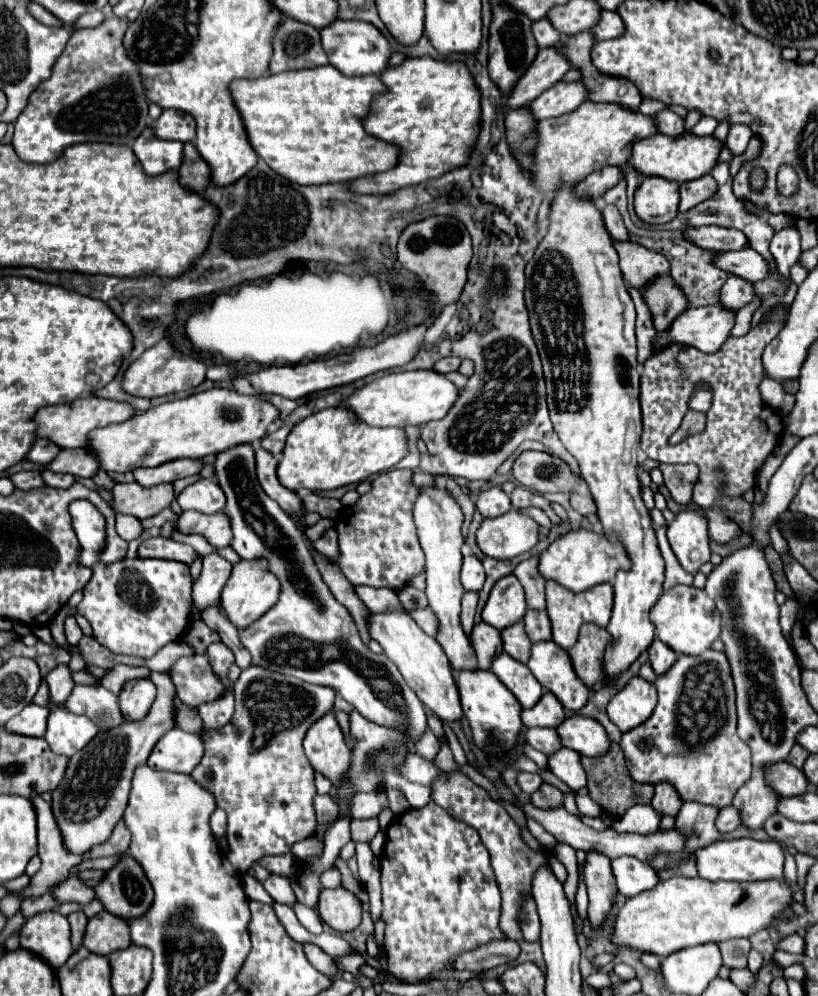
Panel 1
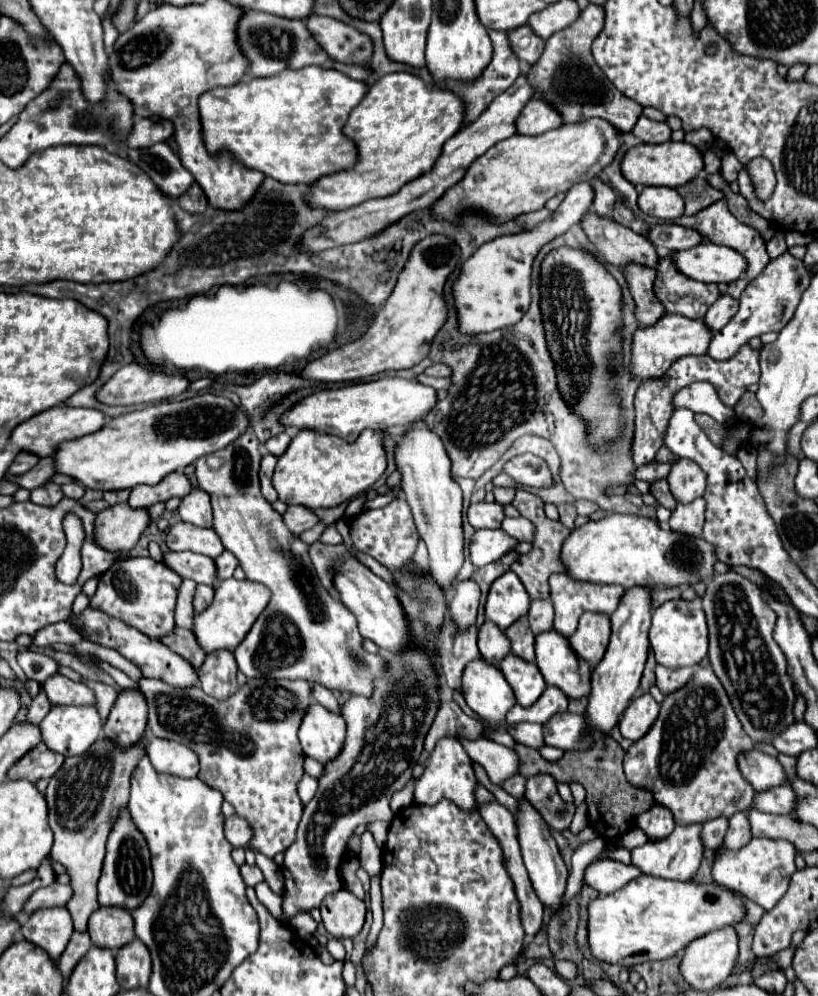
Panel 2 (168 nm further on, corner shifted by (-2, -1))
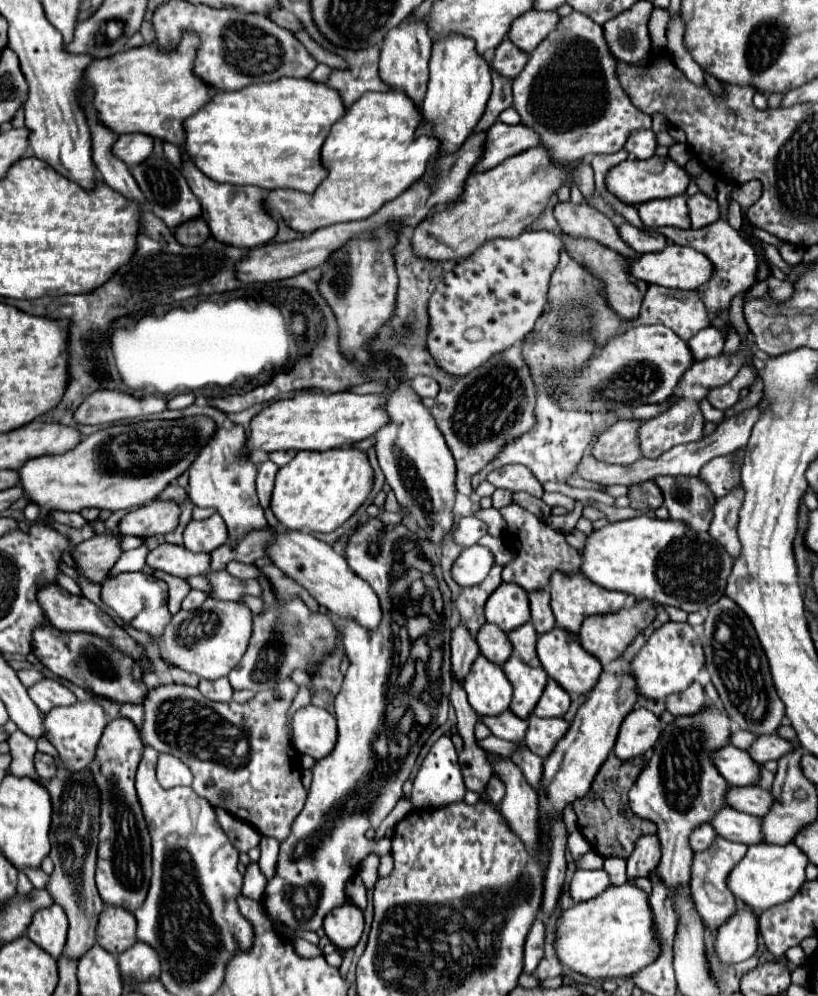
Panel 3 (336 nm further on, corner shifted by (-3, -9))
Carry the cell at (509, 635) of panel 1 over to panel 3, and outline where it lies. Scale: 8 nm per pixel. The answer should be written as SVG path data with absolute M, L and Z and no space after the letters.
M524 623L522 627L510 631L508 637L510 637L512 645L514 645L514 653L516 653L524 663L528 663L528 665L532 665L532 667L540 665L538 655L536 655L536 639L538 639L538 635L536 635L532 623Z

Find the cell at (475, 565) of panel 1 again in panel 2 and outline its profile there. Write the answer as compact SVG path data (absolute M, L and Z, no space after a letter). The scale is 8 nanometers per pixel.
M465 579L455 585L455 593L449 601L449 611L451 611L451 619L461 629L475 623L479 599L481 599L481 589L477 589L477 583L473 579Z

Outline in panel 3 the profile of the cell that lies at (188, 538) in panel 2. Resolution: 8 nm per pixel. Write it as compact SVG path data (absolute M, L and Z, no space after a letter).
M162 543L152 549L146 557L146 571L164 571L178 579L188 579L192 575L206 575L210 569L208 553L192 553L180 545Z

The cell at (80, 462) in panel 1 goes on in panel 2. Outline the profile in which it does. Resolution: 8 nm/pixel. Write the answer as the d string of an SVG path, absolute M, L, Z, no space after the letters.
M45 457L41 459L31 471L27 471L25 475L19 475L19 477L11 477L7 475L7 479L15 481L19 487L25 487L25 489L35 489L35 487L41 487L45 485L47 481L51 481L51 477L57 475L53 473L53 457Z

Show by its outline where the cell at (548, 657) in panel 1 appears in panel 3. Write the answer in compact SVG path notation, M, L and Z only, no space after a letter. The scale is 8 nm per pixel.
M554 627L552 631L540 635L536 649L538 649L538 659L540 659L542 667L546 669L548 677L558 681L570 695L588 693L598 683L598 677L602 675L600 661L592 653L586 653L586 649L582 649L580 637L576 633L570 633L566 629Z

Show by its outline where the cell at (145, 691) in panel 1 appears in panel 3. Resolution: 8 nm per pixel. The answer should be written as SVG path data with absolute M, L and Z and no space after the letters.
M114 719L104 729L104 735L96 749L96 757L88 767L94 777L94 783L102 791L96 887L104 903L120 905L128 911L136 911L144 903L152 875L150 835L134 789L134 775L142 757L142 749L144 743L138 733L138 727L134 727L132 721Z

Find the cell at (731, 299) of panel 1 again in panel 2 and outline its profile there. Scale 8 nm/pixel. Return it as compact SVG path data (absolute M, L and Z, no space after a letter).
M721 295L713 307L707 311L707 315L703 317L703 321L717 333L721 327L725 327L729 323L729 319L737 313L737 309L733 307L735 305L735 299L733 297L725 297Z

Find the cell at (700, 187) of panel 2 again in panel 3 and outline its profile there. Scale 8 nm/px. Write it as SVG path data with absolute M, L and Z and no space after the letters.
M700 191L692 197L688 197L688 209L690 209L690 219L692 219L692 229L712 225L714 221L720 219L716 199L712 199Z

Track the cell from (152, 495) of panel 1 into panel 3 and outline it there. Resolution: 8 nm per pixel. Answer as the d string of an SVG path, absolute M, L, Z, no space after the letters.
M114 533L114 535L94 535L92 539L80 543L72 553L78 573L90 579L92 583L102 583L108 577L108 571L122 555L118 541L120 537L118 533Z

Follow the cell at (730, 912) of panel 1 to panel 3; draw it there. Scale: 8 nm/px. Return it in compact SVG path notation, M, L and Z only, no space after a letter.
M610 885L610 889L602 891L598 897L562 911L556 921L554 951L562 965L588 979L628 977L644 969L654 963L660 953L660 943L652 931L648 895L636 885Z

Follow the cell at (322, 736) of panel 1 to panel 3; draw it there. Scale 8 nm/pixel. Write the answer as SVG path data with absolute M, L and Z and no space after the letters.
M306 705L294 715L294 747L314 759L326 757L336 745L336 719L326 709Z

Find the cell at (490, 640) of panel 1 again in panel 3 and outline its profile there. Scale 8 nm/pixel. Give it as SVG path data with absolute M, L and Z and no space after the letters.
M490 623L482 625L482 629L476 635L476 643L480 647L480 653L496 665L506 663L514 651L514 647L508 641L508 635L502 629L498 629L498 625Z

